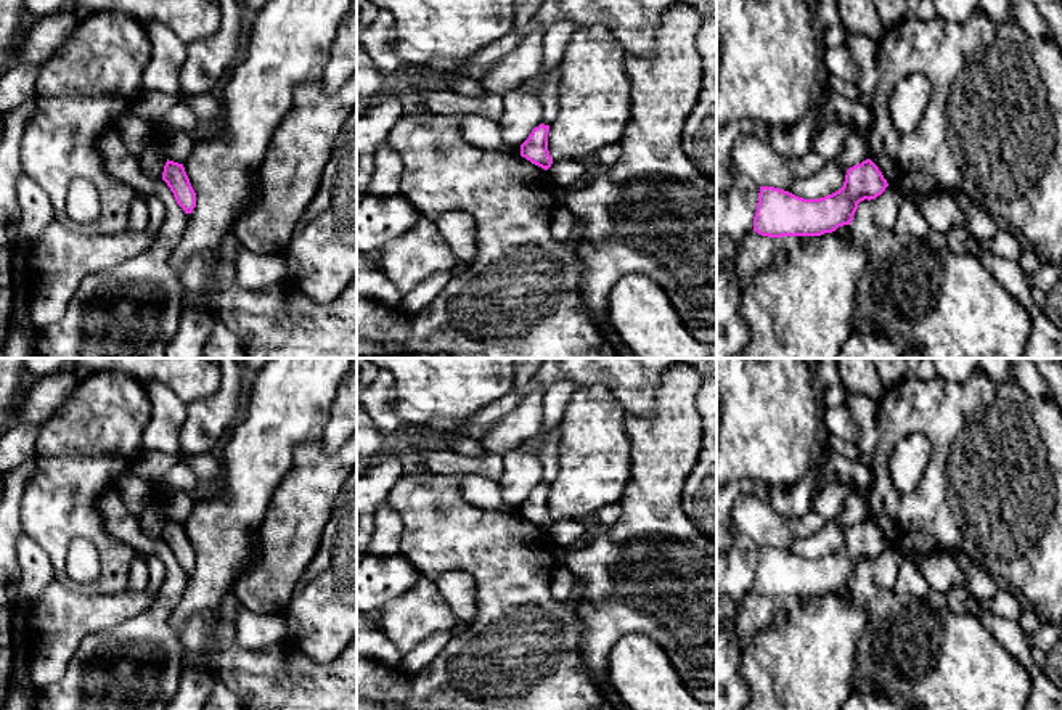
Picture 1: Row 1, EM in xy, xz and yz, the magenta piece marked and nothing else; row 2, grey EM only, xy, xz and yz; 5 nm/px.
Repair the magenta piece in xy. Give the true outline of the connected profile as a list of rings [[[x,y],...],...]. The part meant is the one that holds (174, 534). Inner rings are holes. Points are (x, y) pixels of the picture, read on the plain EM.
[[[167,519],[162,540],[167,543],[177,564],[185,570],[185,573],[191,573],[196,567],[196,553],[190,543],[183,524]]]

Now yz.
[[[866,519],[847,530],[843,546],[819,559],[803,559],[774,546],[760,546],[754,591],[762,596],[821,596],[850,585],[858,564],[888,546],[879,527]]]

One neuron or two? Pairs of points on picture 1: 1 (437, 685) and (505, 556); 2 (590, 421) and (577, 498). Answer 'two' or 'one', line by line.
1: one
2: one

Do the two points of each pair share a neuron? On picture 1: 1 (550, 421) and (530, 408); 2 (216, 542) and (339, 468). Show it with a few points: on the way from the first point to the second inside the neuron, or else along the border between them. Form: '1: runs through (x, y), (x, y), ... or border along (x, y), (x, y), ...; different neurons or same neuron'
1: border along (545, 391), (543, 426), (539, 431); different neurons
2: border along (283, 477), (259, 526), (257, 538); different neurons

